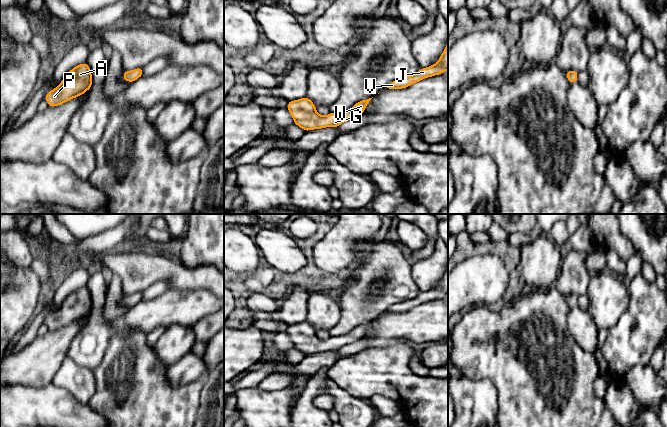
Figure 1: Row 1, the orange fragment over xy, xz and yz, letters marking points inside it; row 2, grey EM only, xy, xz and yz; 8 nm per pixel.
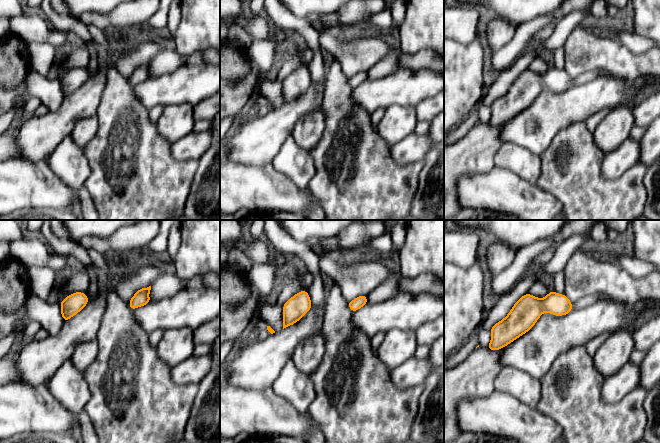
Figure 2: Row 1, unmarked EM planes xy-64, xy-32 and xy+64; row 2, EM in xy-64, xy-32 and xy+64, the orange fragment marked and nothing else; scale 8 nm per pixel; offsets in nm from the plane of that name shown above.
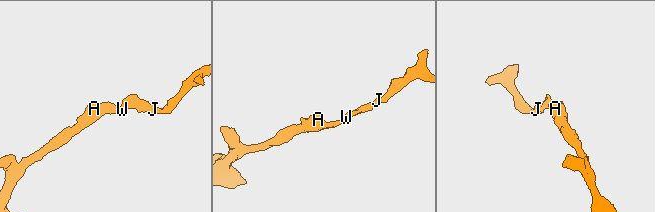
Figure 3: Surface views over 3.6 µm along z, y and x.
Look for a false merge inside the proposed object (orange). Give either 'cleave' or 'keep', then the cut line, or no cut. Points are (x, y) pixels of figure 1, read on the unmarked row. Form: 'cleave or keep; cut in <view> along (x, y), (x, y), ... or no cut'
keep; no cut

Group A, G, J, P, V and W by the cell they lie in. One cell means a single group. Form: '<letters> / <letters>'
A G J P V W

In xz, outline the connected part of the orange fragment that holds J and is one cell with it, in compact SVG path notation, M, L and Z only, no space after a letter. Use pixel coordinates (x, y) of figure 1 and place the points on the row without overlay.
M448 265L437 287L429 291L422 292L413 299L409 299L407 301L392 305L387 312L403 313L425 302L432 301L435 299L440 299L446 294L448 294Z

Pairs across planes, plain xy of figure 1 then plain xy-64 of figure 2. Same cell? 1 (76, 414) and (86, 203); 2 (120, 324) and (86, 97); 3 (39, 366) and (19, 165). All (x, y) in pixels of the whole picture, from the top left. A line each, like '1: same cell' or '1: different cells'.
1: different cells
2: different cells
3: different cells

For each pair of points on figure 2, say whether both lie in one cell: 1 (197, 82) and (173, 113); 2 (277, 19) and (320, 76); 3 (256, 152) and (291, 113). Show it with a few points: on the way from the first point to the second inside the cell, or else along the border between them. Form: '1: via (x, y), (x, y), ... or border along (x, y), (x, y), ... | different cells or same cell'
1: border along (193, 104), (176, 103), (165, 106) | different cells
2: via (294, 25), (314, 45), (317, 51), (317, 59) | same cell
3: via (262, 142), (281, 123) | same cell

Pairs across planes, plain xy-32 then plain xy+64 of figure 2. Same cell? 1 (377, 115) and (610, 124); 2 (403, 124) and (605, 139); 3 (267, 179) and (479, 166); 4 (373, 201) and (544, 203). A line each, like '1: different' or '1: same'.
1: different
2: same
3: different
4: different

